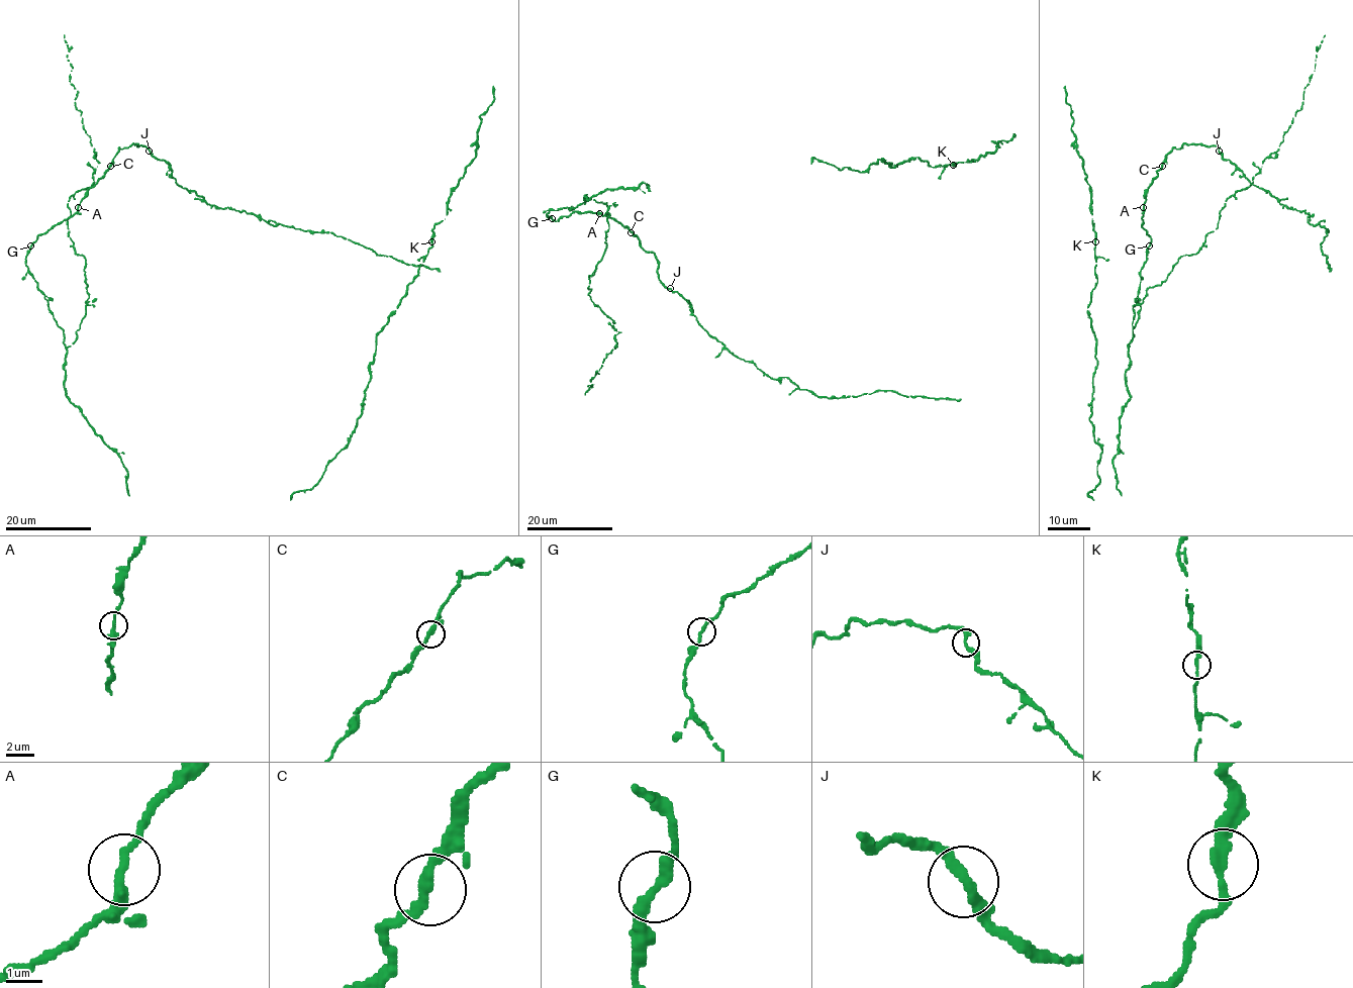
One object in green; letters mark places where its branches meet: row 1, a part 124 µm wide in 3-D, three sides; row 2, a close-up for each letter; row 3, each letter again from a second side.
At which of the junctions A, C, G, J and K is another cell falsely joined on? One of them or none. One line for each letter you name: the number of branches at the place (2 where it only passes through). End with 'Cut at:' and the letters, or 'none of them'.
Cut at: none of them

